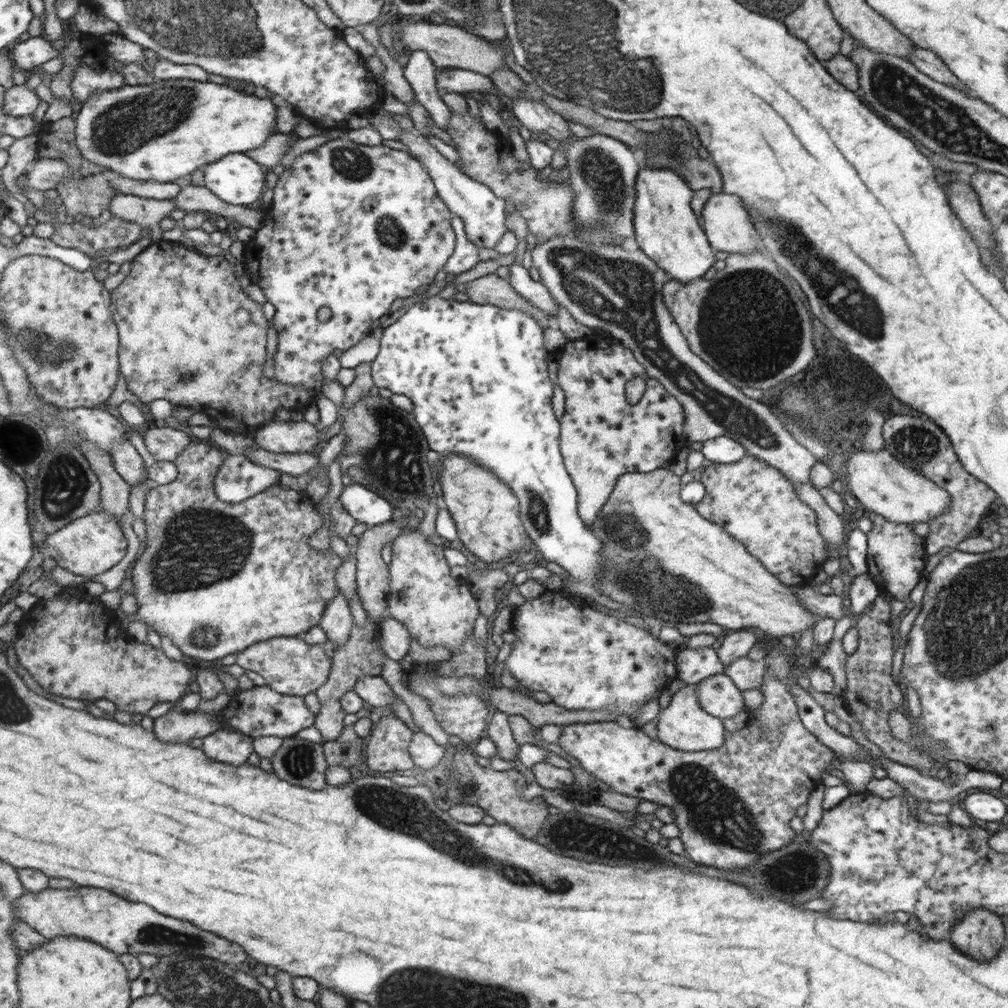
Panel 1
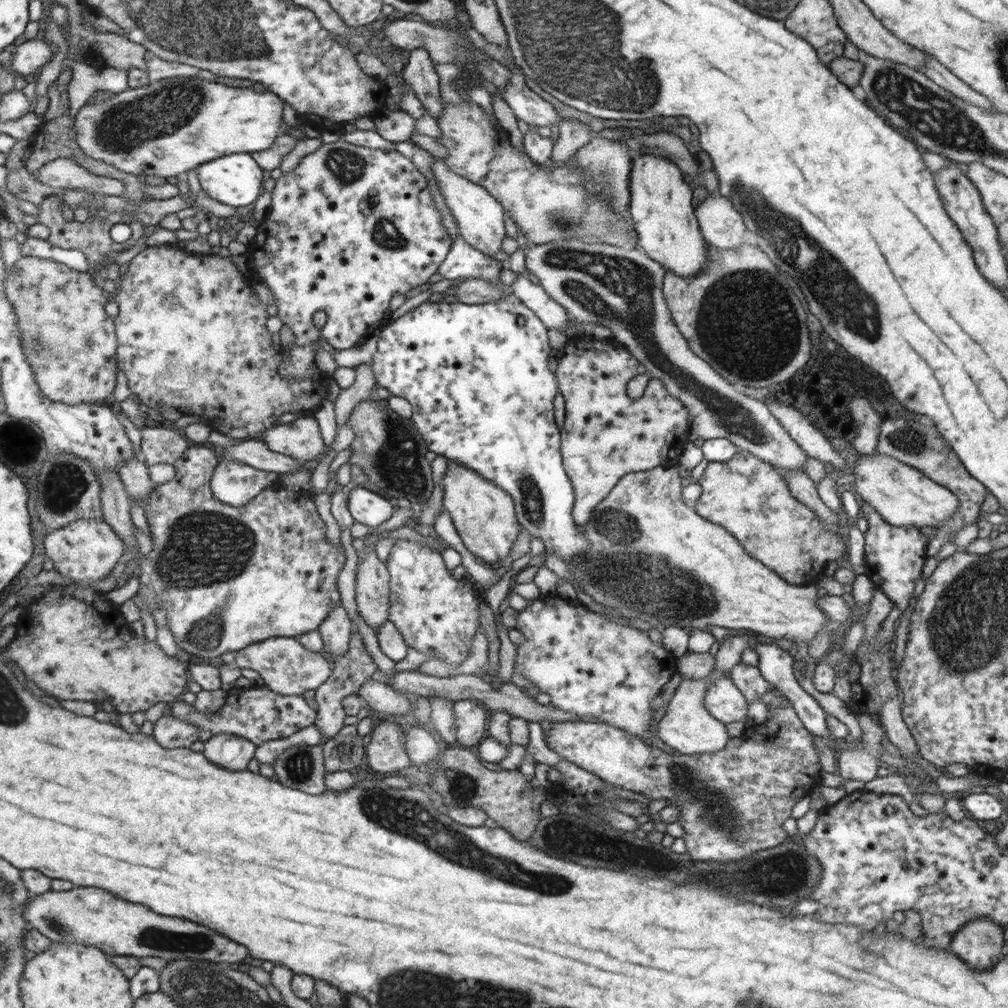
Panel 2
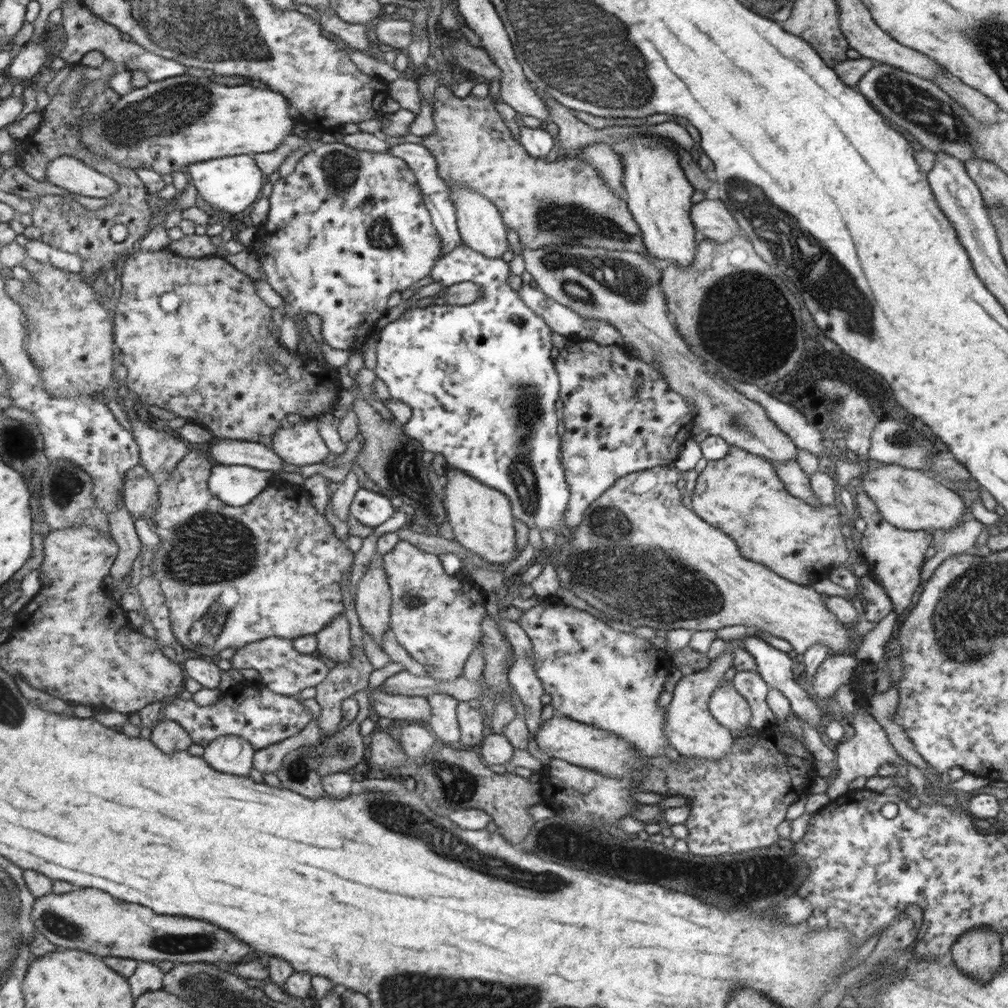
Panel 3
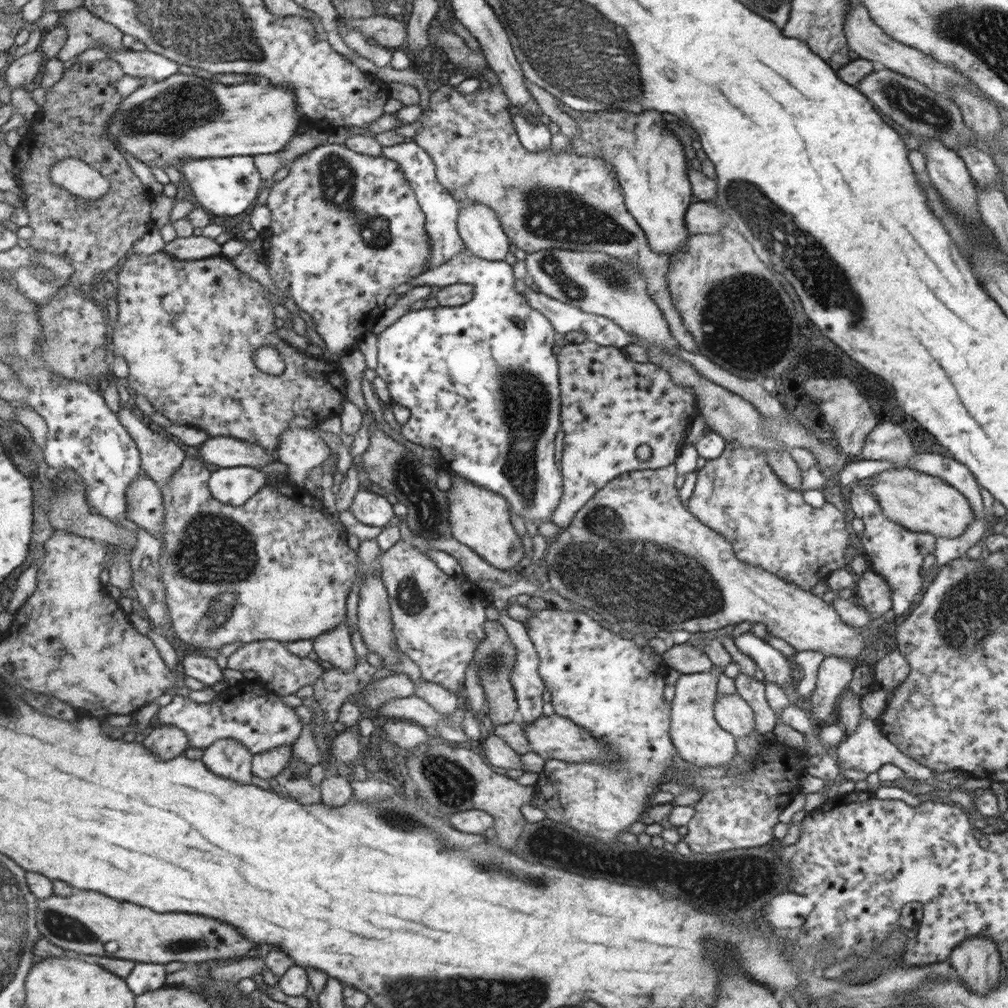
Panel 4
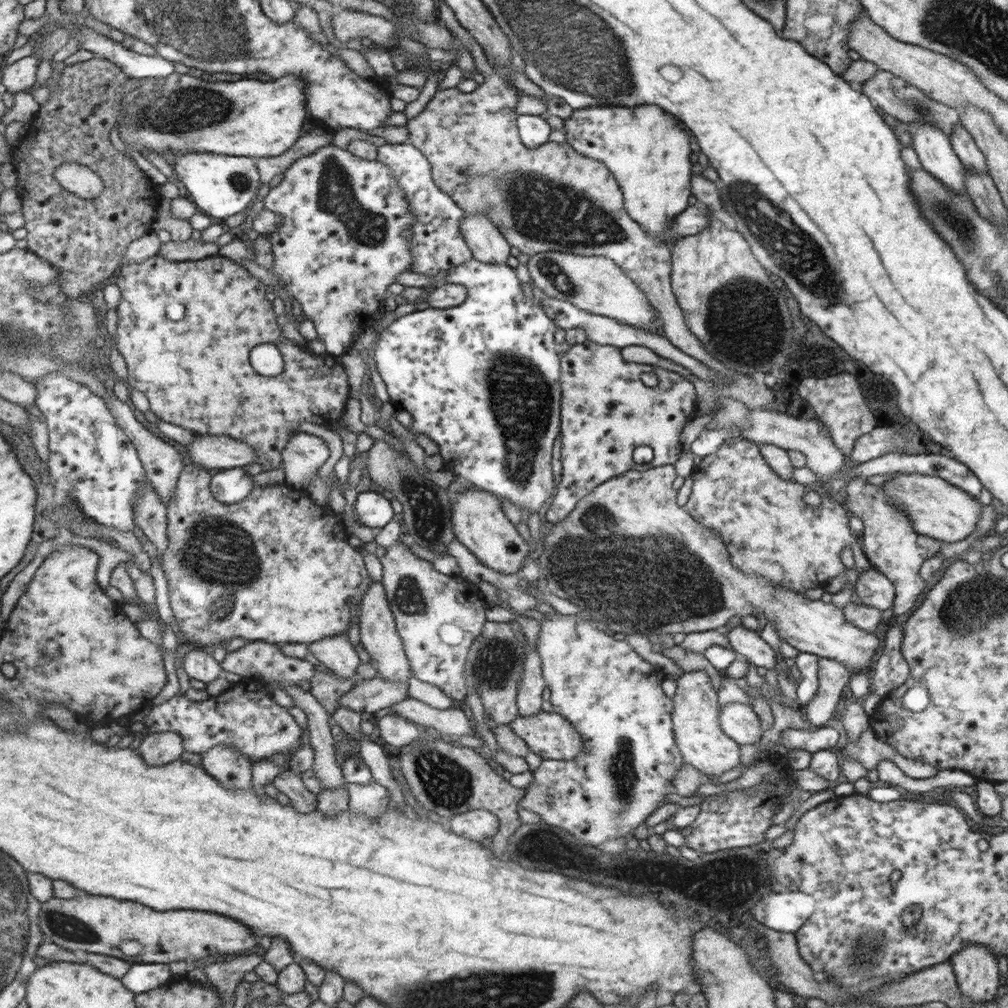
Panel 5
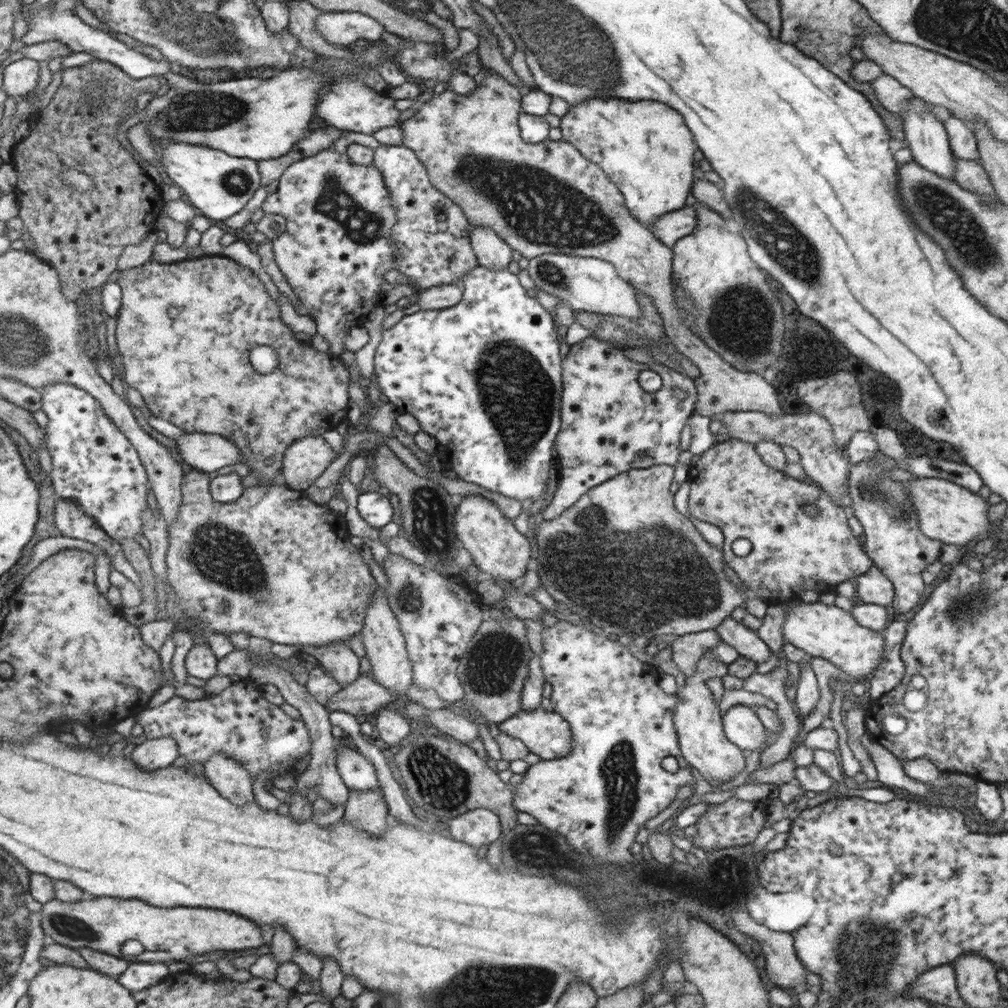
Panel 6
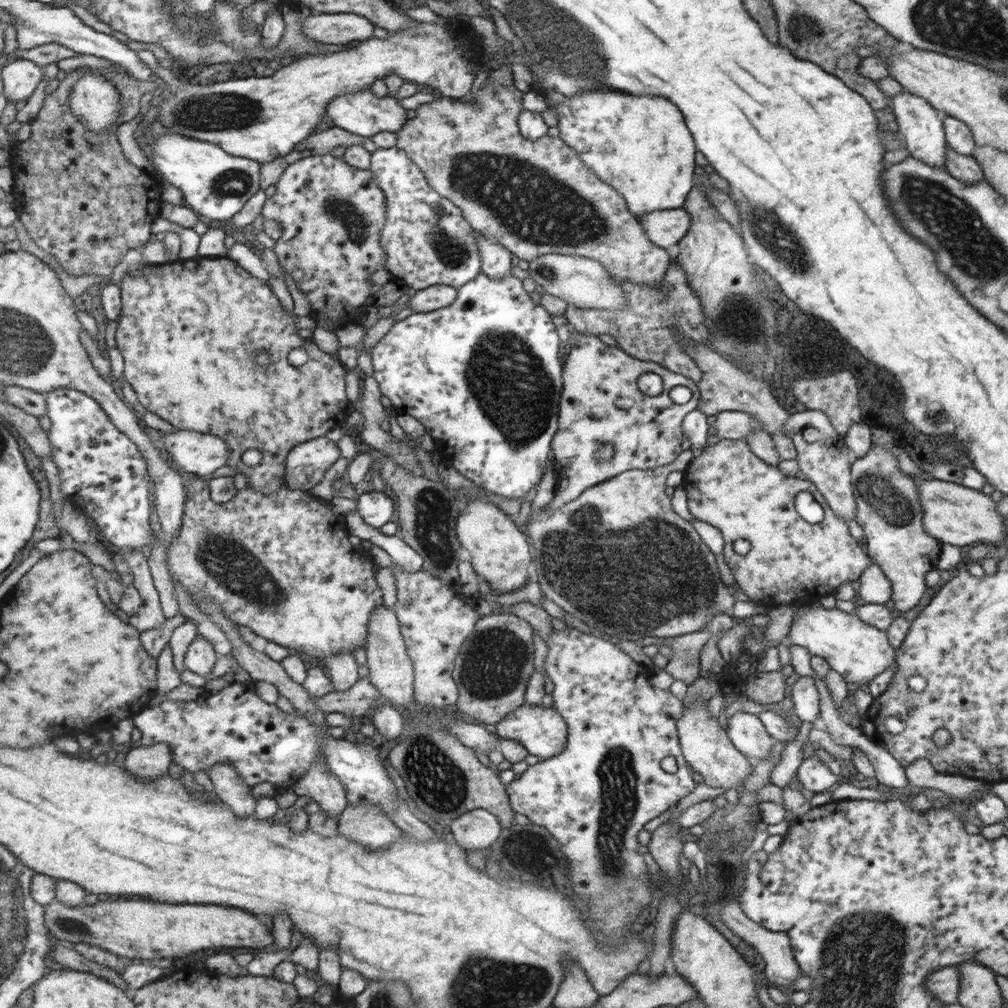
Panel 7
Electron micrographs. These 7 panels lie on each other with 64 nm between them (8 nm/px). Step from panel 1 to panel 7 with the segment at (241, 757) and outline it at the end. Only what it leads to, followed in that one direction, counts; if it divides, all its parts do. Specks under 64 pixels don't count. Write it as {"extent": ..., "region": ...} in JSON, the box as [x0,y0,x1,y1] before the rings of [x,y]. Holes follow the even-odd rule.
{"extent":[208,762,258,818],"region":[[[218,762],[211,767],[208,777],[220,800],[227,803],[239,818],[248,818],[256,812],[258,800],[253,798],[251,787],[230,764]]]}

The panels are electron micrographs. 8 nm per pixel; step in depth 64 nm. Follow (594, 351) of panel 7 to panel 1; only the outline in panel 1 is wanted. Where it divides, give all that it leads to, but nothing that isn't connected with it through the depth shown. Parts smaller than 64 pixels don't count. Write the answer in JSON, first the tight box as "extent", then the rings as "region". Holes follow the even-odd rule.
{"extent":[557,338,685,526],"region":[[[584,338],[567,340],[561,346],[561,355],[557,360],[557,380],[564,394],[563,420],[563,460],[567,460],[567,472],[579,488],[579,516],[589,526],[598,518],[599,510],[609,496],[609,490],[615,486],[617,476],[638,472],[654,471],[665,462],[669,462],[685,446],[685,412],[682,403],[663,388],[660,381],[647,377],[645,366],[639,364],[633,353],[621,343],[610,344],[600,340],[585,342]],[[645,377],[645,389],[634,405],[625,401],[623,386],[629,379]]]}

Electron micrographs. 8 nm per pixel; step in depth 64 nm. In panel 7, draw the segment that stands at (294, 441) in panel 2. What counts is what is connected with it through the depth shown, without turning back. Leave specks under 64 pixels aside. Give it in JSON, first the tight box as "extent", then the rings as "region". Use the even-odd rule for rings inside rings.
{"extent":[286,437,341,492],"region":[[[319,437],[298,444],[291,450],[286,465],[286,484],[289,489],[310,492],[322,483],[329,468],[341,457],[336,442]]]}

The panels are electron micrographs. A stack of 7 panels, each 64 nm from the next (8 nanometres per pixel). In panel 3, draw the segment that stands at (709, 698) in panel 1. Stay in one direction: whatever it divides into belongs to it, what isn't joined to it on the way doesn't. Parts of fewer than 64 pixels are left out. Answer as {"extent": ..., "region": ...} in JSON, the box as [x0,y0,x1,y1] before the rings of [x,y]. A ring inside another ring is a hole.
{"extent":[709,685,750,731],"region":[[[721,685],[709,699],[710,713],[727,731],[743,731],[750,723],[750,706],[743,696],[730,685]]]}

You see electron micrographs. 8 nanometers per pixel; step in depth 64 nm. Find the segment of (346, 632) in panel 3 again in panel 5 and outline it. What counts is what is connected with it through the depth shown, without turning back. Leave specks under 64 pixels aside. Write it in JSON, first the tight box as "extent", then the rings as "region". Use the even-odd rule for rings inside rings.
{"extent":[309,632,360,678],"region":[[[346,632],[339,636],[317,640],[311,643],[309,648],[311,658],[323,669],[331,670],[337,676],[342,676],[343,678],[355,676],[360,660]]]}

